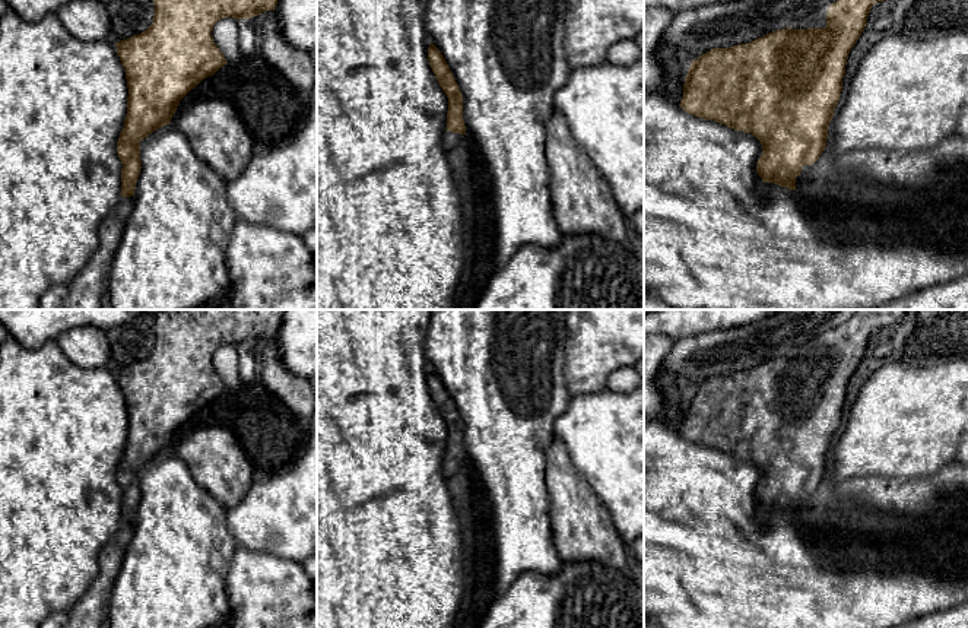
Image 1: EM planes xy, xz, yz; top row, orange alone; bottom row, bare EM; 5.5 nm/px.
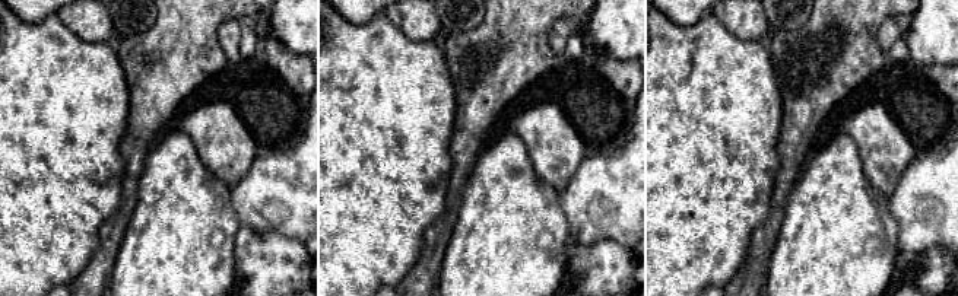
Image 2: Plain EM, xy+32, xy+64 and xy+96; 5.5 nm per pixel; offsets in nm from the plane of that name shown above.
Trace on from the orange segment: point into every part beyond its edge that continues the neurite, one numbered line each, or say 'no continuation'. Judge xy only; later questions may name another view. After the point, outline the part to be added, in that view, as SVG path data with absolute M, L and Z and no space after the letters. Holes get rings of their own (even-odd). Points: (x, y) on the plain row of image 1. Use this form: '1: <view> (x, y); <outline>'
1: xy (89, 611); M120 523L117 533L101 549L98 575L85 594L67 610L64 628L105 628L105 612L123 565L126 551L133 537L134 523Z

